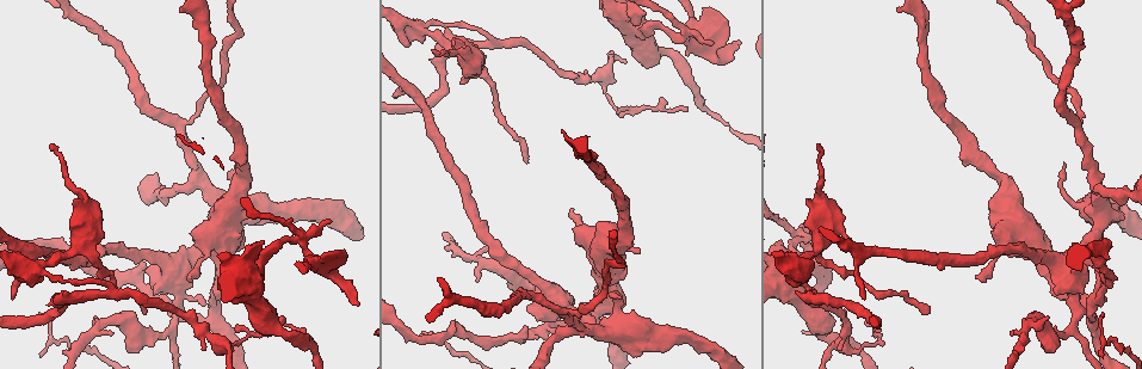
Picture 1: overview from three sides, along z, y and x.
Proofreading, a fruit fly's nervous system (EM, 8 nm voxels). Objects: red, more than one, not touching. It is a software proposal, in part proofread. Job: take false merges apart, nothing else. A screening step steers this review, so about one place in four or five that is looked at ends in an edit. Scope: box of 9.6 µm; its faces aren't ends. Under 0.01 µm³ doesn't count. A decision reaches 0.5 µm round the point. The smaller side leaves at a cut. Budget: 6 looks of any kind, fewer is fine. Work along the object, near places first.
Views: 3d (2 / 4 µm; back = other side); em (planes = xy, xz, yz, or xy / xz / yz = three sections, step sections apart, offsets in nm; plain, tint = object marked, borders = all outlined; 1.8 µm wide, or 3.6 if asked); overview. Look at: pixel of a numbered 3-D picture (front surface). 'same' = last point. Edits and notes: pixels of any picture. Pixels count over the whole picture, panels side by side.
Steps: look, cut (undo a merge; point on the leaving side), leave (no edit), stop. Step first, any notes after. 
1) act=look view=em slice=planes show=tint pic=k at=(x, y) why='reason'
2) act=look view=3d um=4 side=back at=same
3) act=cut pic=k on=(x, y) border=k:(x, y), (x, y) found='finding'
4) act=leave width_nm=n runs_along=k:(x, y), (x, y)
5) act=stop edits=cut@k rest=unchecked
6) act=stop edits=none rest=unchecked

act=look view=em slice=yz step=8 show=tint pic=1 at=(682, 31) why='sharp bend'

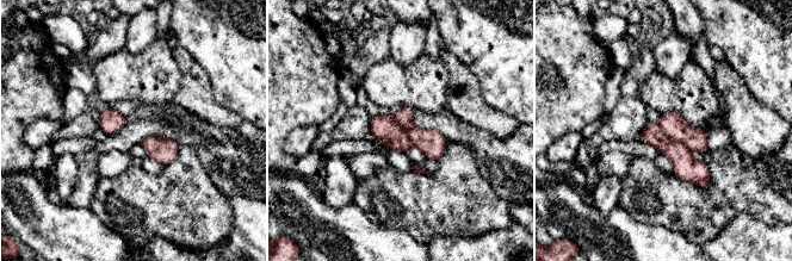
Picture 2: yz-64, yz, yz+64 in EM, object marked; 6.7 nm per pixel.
act=look view=em slice=planes show=tint at=same why='another direction'

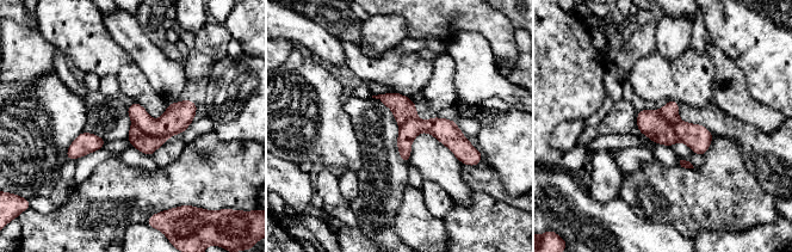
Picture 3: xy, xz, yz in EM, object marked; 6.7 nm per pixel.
act=cut pic=3 on=(146, 143) width_nm=160 border=3:(132, 123), (148, 134), (166, 139) found='two neurons meet here'

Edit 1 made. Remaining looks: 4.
act=look view=em um=3.6 slice=planes show=borders pic=1 at=(605, 303) why='thick turns thin'

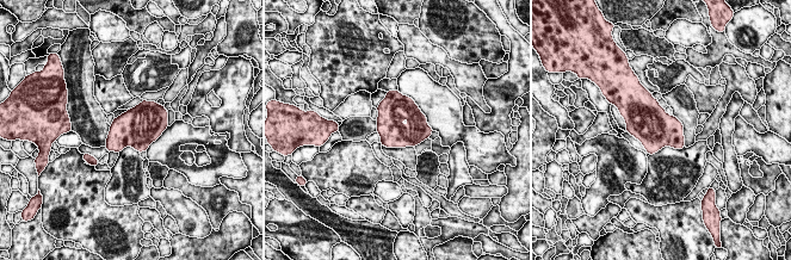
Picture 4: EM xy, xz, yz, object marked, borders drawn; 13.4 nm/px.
act=leave found='all the same neuron'

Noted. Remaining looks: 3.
act=look view=3d um=2 pic=1 at=(811, 288)

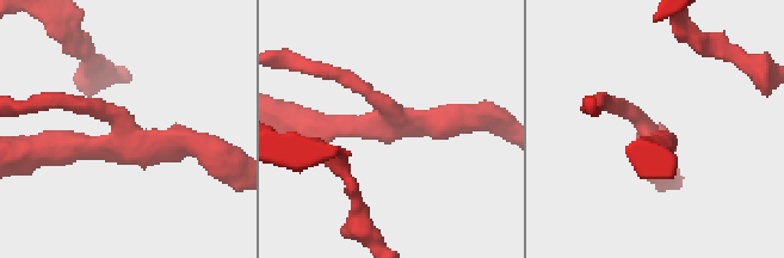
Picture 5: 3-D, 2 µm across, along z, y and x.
act=look view=em slice=yz step=16 show=tint pic=5 at=(128, 134) why='shape alone is not enough'

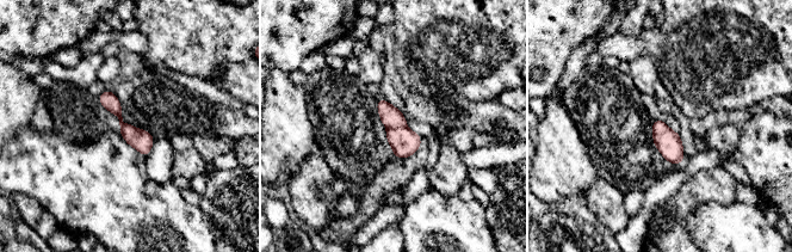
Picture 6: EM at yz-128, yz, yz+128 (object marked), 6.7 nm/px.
act=look view=em slice=planes show=borders at=same why='another direction'

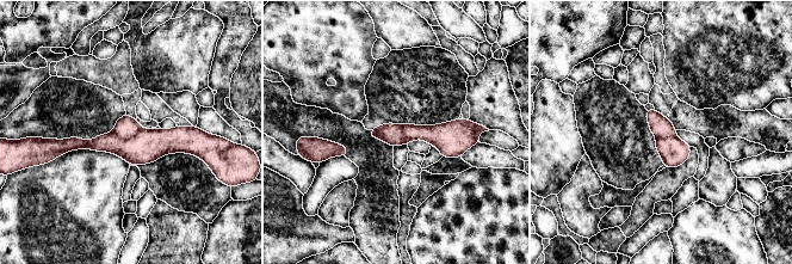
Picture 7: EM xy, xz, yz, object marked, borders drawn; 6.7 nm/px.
act=cut pic=7 on=(148, 145) border=7:(141, 129), (127, 137), (112, 133) found='two neurons meet here'

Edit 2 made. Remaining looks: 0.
act=stop edits=cut@3,cut@7 rest=unchecked

